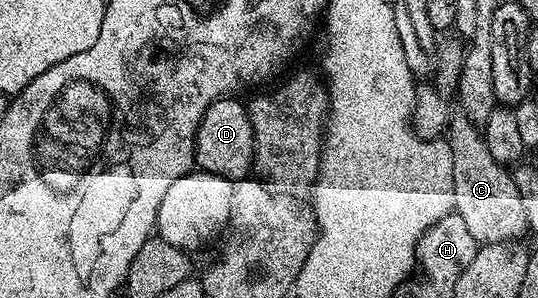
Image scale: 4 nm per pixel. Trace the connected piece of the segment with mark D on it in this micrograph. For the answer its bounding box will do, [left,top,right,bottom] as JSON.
[193,96,254,182]

